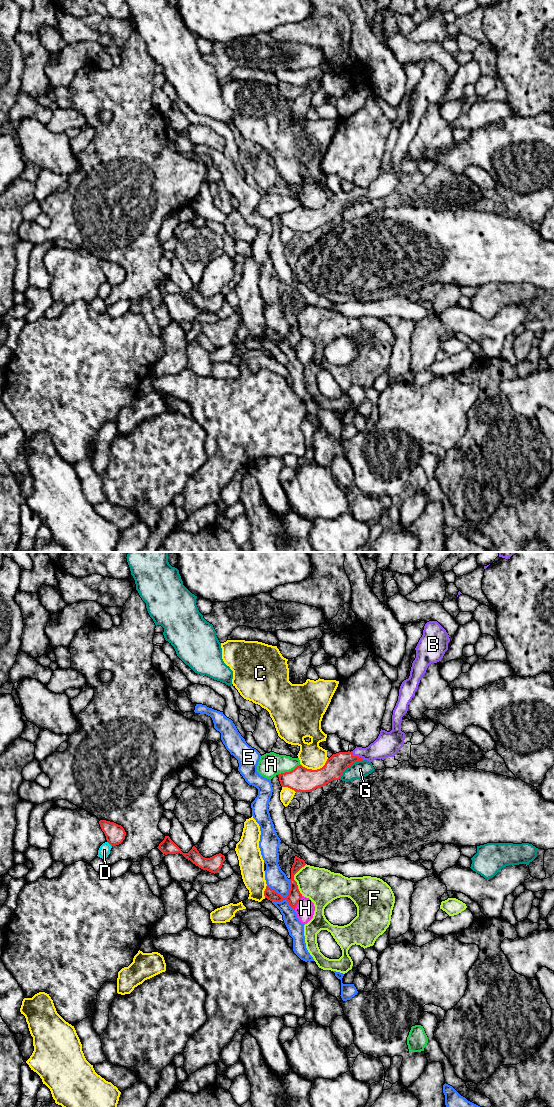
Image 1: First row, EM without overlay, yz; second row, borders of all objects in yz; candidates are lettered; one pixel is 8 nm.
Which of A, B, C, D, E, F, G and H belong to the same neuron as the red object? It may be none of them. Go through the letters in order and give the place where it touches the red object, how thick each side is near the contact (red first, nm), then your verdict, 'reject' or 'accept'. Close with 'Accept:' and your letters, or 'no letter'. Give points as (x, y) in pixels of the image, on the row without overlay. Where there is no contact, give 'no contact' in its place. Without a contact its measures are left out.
A: yz (288, 212) | 200/190 nm | reject
B: yz (357, 196) | 160/190 nm | accept
C: yz (315, 210) | 200/200 nm | reject
D: yz (109, 283) | 160/90 nm | reject
E: yz (285, 337) | 110/170 nm | reject
F: yz (293, 319) | 110/280 nm | reject
G: yz (349, 206) | 160/140 nm | reject
H: yz (297, 343) | 110/150 nm | reject
Accept: B

